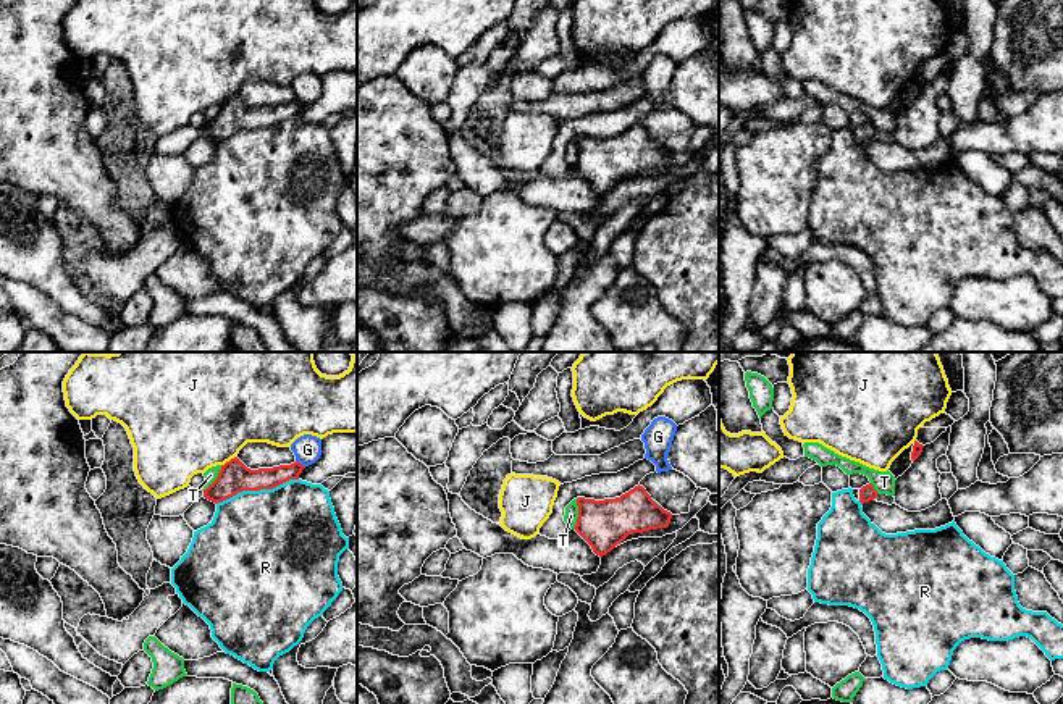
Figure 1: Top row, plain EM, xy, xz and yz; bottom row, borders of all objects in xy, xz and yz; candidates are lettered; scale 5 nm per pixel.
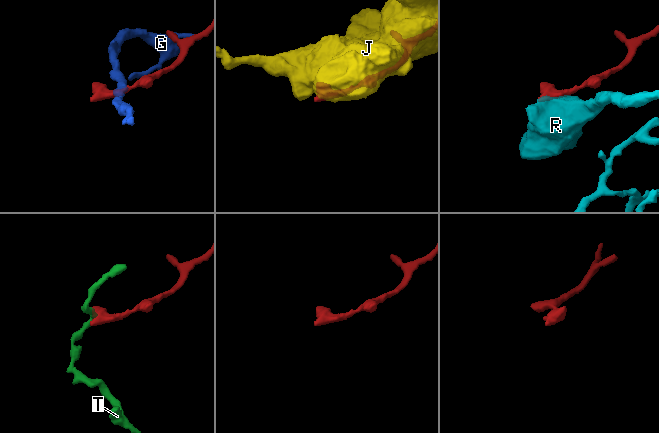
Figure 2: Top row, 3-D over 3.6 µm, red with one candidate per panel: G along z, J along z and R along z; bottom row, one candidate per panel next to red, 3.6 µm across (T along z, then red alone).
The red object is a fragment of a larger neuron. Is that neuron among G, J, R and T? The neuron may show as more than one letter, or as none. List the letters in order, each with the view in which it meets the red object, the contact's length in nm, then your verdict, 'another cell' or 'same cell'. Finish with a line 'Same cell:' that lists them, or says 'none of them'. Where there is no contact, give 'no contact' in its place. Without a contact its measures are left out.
G: contact in xy; length 60 nm; another cell
J: contact in xy; length 90 nm; another cell
R: contact in xy; length 420 nm; another cell
T: contact in xz; length 160 nm; another cell
Same cell: none of them

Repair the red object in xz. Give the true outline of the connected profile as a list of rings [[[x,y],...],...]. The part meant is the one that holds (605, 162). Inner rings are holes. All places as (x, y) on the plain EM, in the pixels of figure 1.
[[[643,124],[616,137],[577,137],[575,170],[599,195],[611,191],[628,173],[667,166],[672,152],[658,144]]]

